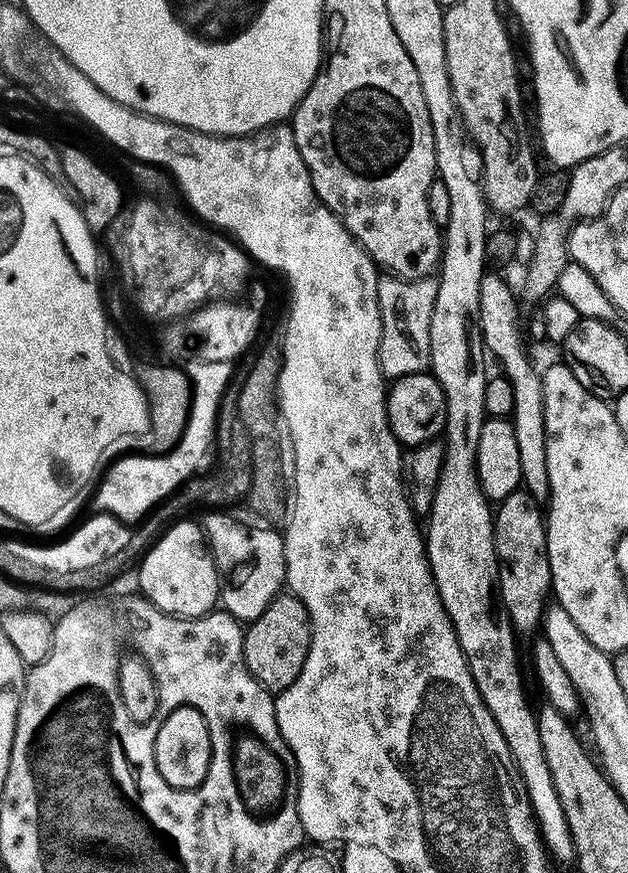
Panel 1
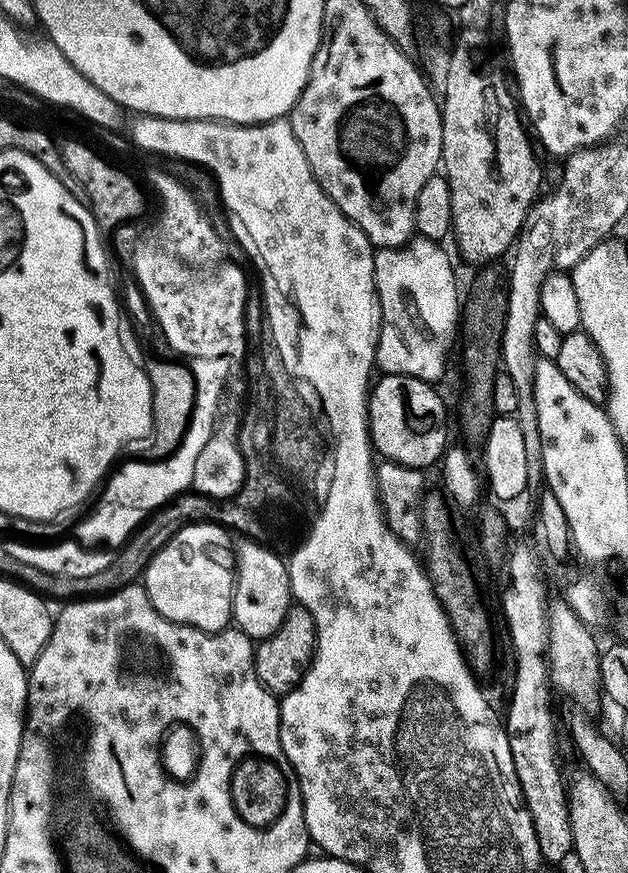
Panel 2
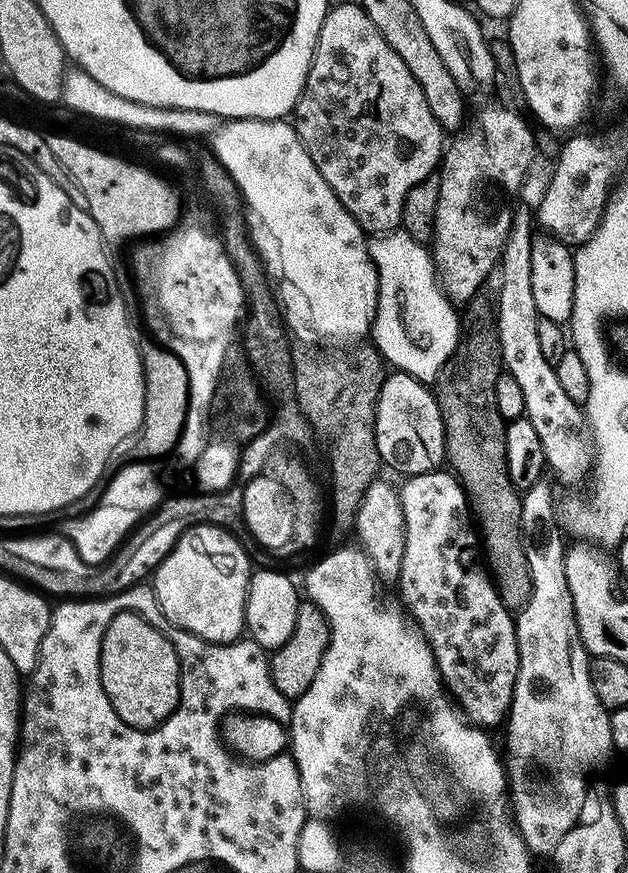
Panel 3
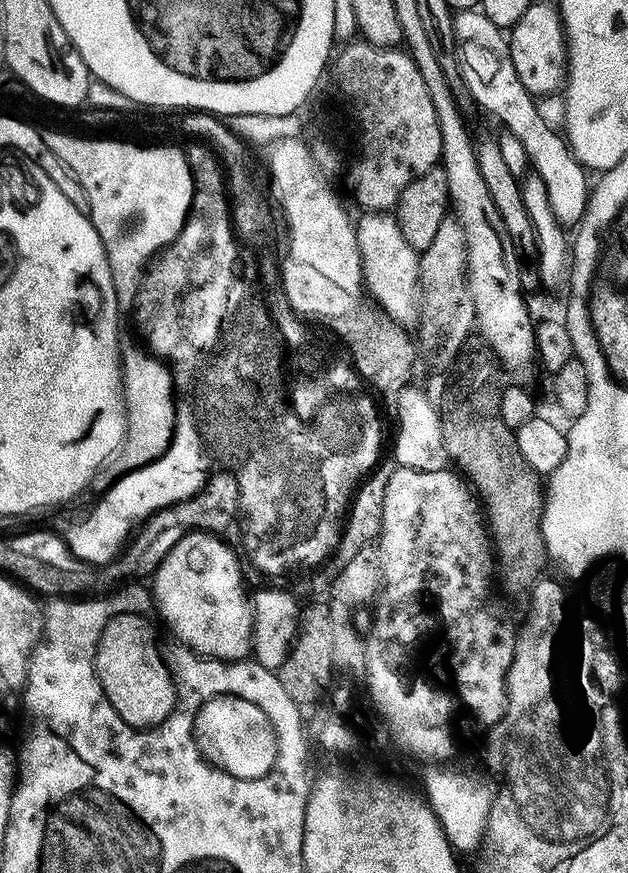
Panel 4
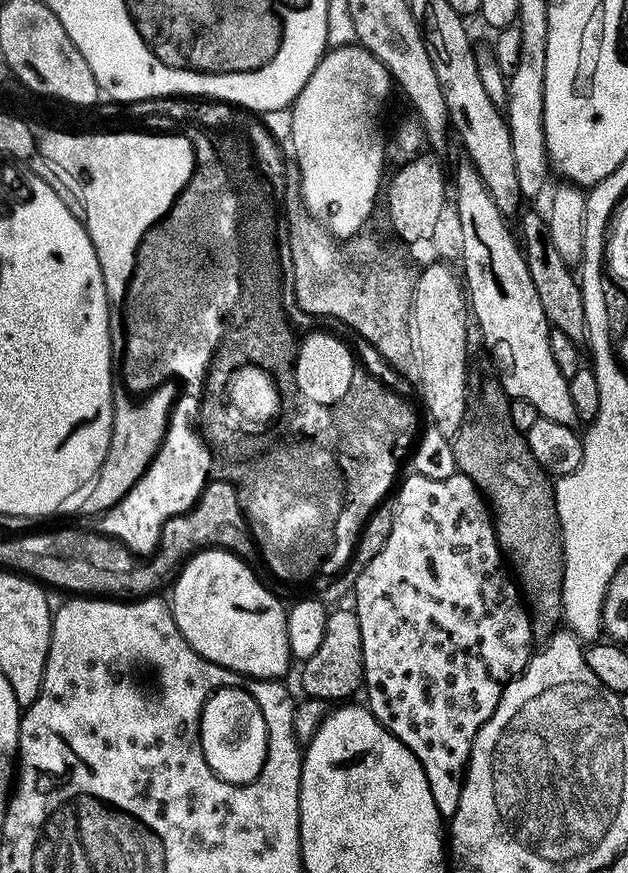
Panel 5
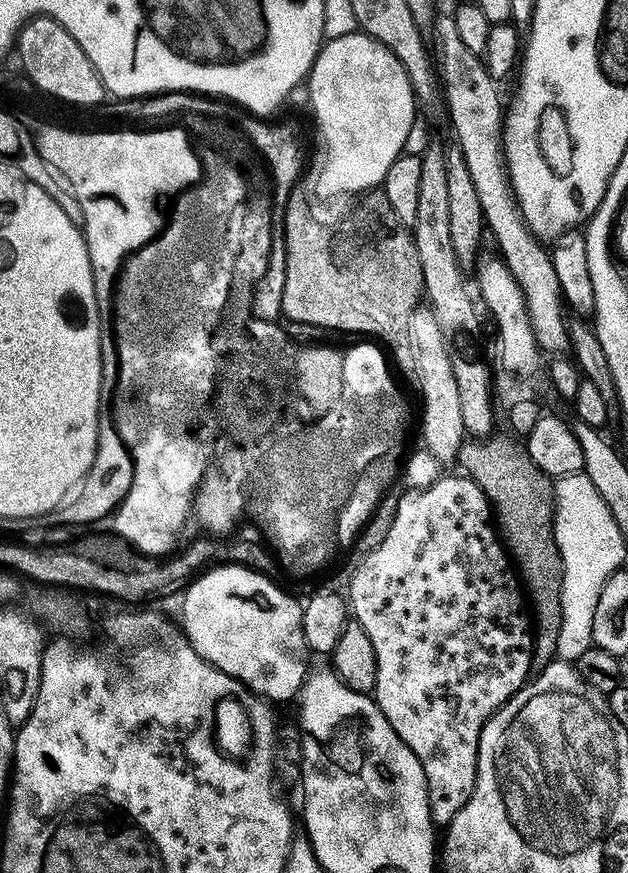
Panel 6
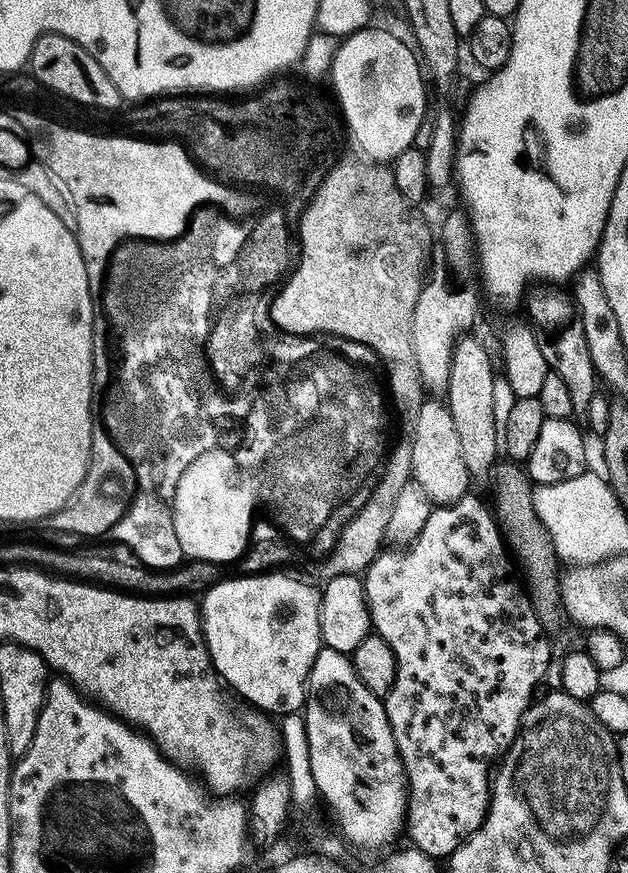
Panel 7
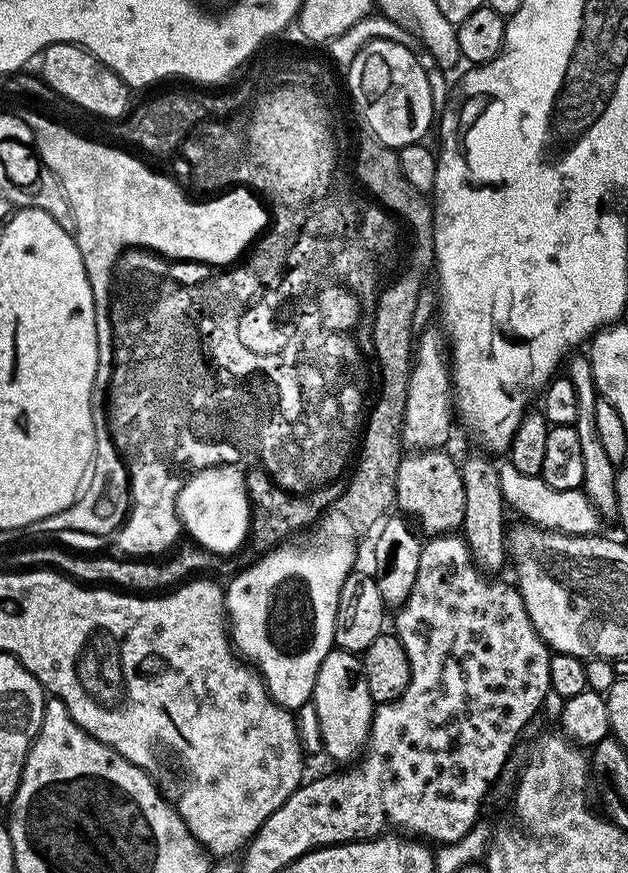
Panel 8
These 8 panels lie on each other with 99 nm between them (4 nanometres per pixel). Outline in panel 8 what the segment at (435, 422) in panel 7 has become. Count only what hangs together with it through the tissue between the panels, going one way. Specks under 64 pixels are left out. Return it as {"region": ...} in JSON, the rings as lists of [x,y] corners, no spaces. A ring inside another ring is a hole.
{"region":[[[420,450],[415,454],[405,455],[398,466],[398,478],[396,479],[395,507],[401,508],[405,517],[414,519],[420,523],[419,531],[428,532],[432,536],[452,534],[464,523],[464,483],[460,477],[461,465],[455,464],[444,450]]]}

